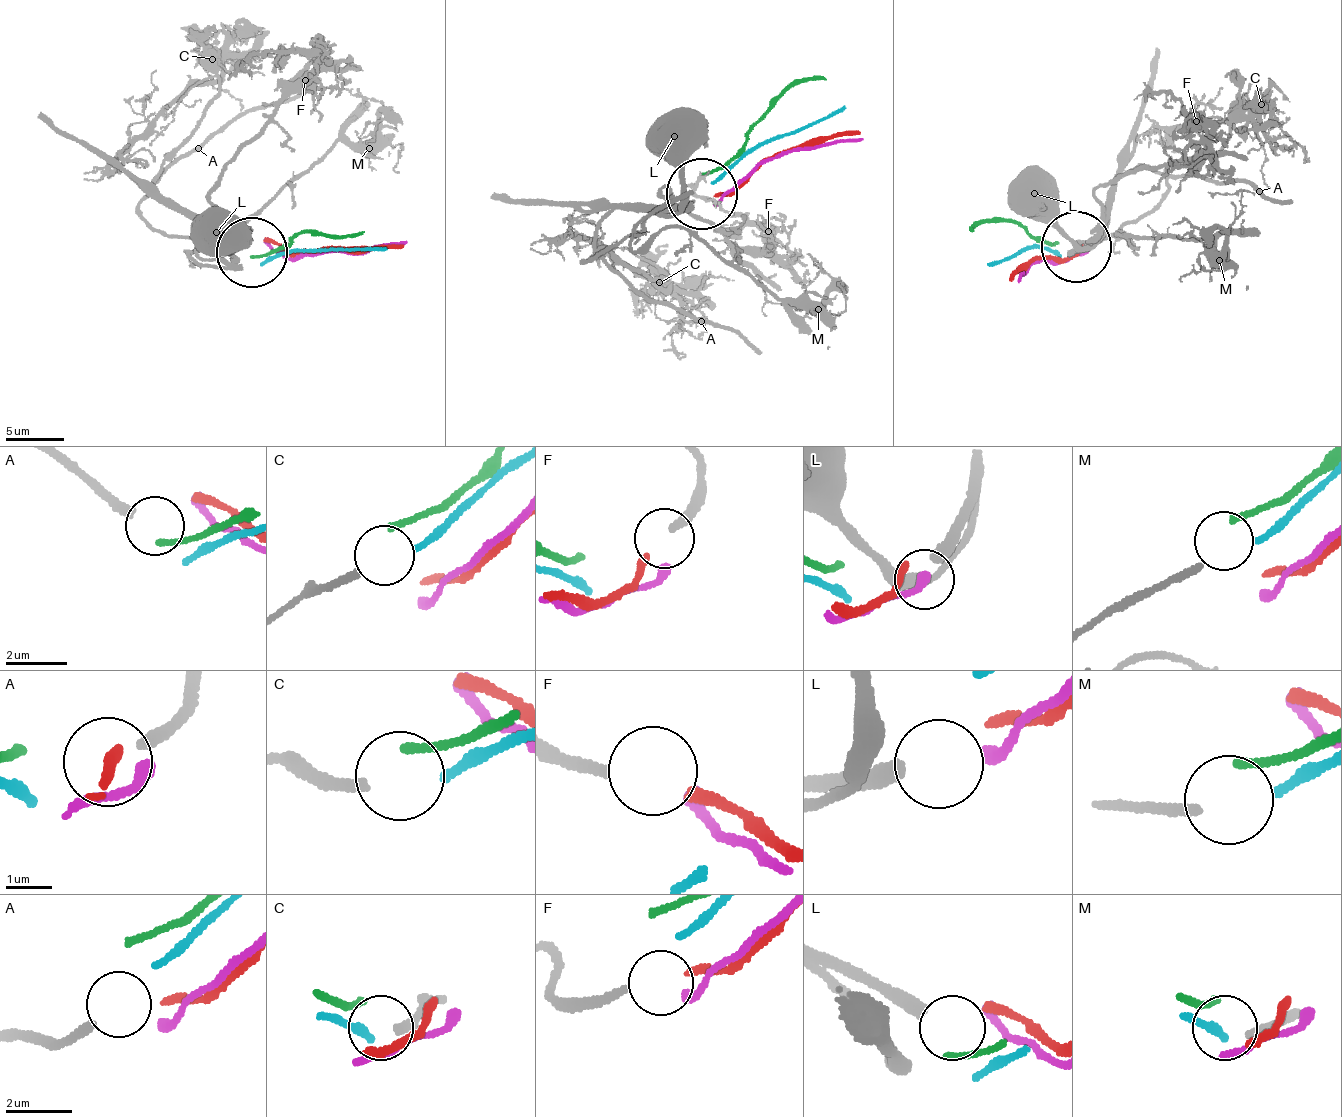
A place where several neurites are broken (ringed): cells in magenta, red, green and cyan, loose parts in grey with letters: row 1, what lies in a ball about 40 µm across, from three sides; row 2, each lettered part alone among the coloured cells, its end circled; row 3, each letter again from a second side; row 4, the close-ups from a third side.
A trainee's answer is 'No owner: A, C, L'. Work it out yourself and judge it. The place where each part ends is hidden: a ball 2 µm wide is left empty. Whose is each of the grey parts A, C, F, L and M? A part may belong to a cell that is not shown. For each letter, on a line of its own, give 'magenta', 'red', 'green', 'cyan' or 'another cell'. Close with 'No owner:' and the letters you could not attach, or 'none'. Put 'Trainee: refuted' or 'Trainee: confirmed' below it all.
A: another cell
C: another cell
F: red
L: another cell
M: cyan
No owner: A, C, L
Trainee: confirmed

